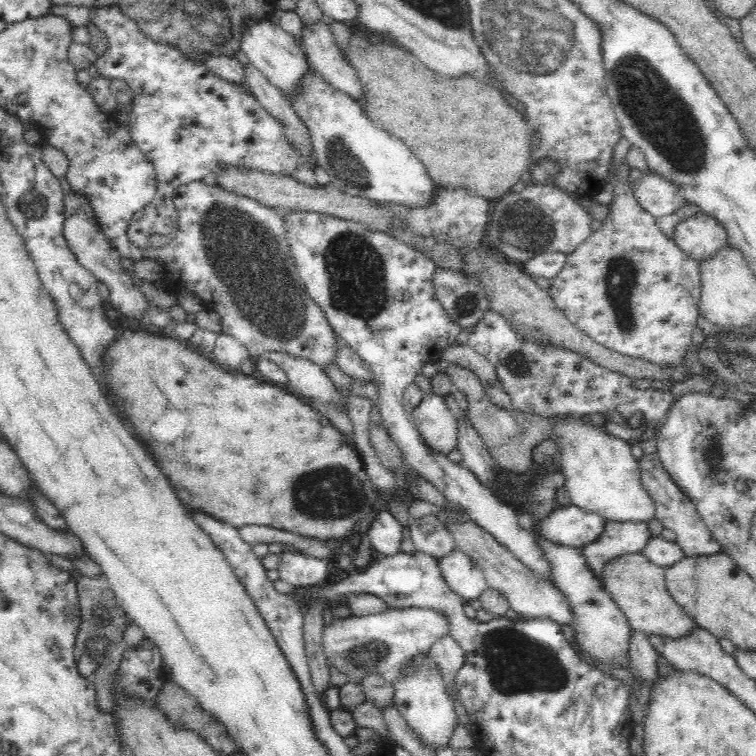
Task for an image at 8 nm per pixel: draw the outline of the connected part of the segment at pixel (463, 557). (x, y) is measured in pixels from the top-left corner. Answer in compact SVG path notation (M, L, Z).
M460 549L439 559L439 567L452 592L464 600L477 599L489 587L482 569Z

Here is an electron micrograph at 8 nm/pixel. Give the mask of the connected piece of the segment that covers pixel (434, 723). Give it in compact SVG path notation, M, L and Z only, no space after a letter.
M422 653L412 659L417 662L417 667L410 665L410 661L406 662L406 666L391 682L394 691L393 704L406 719L409 728L428 748L434 750L439 746L450 747L450 740L459 724L452 698L448 696L446 687L444 687L442 673L440 673L438 665L430 659L428 653Z

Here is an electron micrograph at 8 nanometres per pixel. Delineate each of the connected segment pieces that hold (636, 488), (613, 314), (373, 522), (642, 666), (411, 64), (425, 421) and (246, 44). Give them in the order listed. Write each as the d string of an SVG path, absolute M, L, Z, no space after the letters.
M564 414L552 418L552 434L550 439L558 443L560 456L560 471L564 473L565 486L568 490L572 505L588 512L597 512L606 521L611 522L646 522L655 517L655 504L652 497L641 485L641 472L638 459L630 451L631 444L613 434L608 434L601 426L589 422L588 416L580 414Z
M624 159L623 163L617 169L617 179L613 183L613 202L607 217L603 220L602 226L596 231L592 231L591 235L586 238L581 246L578 246L576 250L567 255L564 268L560 269L560 274L556 278L552 278L552 284L550 284L548 293L550 293L558 310L564 313L568 321L572 322L584 334L591 336L596 343L599 342L610 350L623 354L624 356L629 356L630 358L641 358L646 362L678 366L678 364L685 362L684 356L686 356L686 350L692 344L692 332L697 328L701 295L700 266L692 258L689 258L672 239L668 238L656 226L655 218L640 206L640 203L634 196L633 188L630 186L629 172L629 164Z
M387 509L373 515L367 526L371 545L386 556L400 552L403 527Z
M634 631L630 635L628 658L630 659L630 671L642 681L652 681L658 672L658 652L651 645L648 636L644 632Z
M351 27L350 32L350 42L342 53L362 83L362 98L359 103L374 126L379 126L404 142L440 187L468 189L486 199L499 198L510 192L510 188L522 178L530 164L532 132L524 117L500 96L500 90L484 82L474 82L470 78L452 82L450 78L442 78L440 74L424 68L424 64L402 46L374 44L362 28L359 30Z
M426 395L413 408L413 417L420 436L432 450L446 456L456 448L458 423L448 409L444 397Z
M248 19L247 25L243 26L241 39L240 49L248 56L249 64L264 74L268 82L280 89L287 98L293 97L299 89L297 86L303 74L310 71L307 55L301 43L290 33L284 31L280 25L276 25L270 20Z

